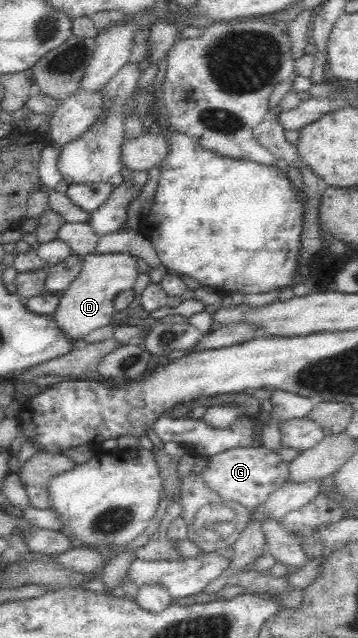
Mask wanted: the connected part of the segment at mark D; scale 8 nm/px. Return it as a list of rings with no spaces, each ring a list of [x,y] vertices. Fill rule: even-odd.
[[[87,254],[83,255],[83,268],[73,282],[61,293],[59,306],[54,311],[55,323],[70,340],[82,340],[93,330],[107,326],[116,313],[113,299],[123,291],[132,289],[139,276],[136,258],[129,254]]]

